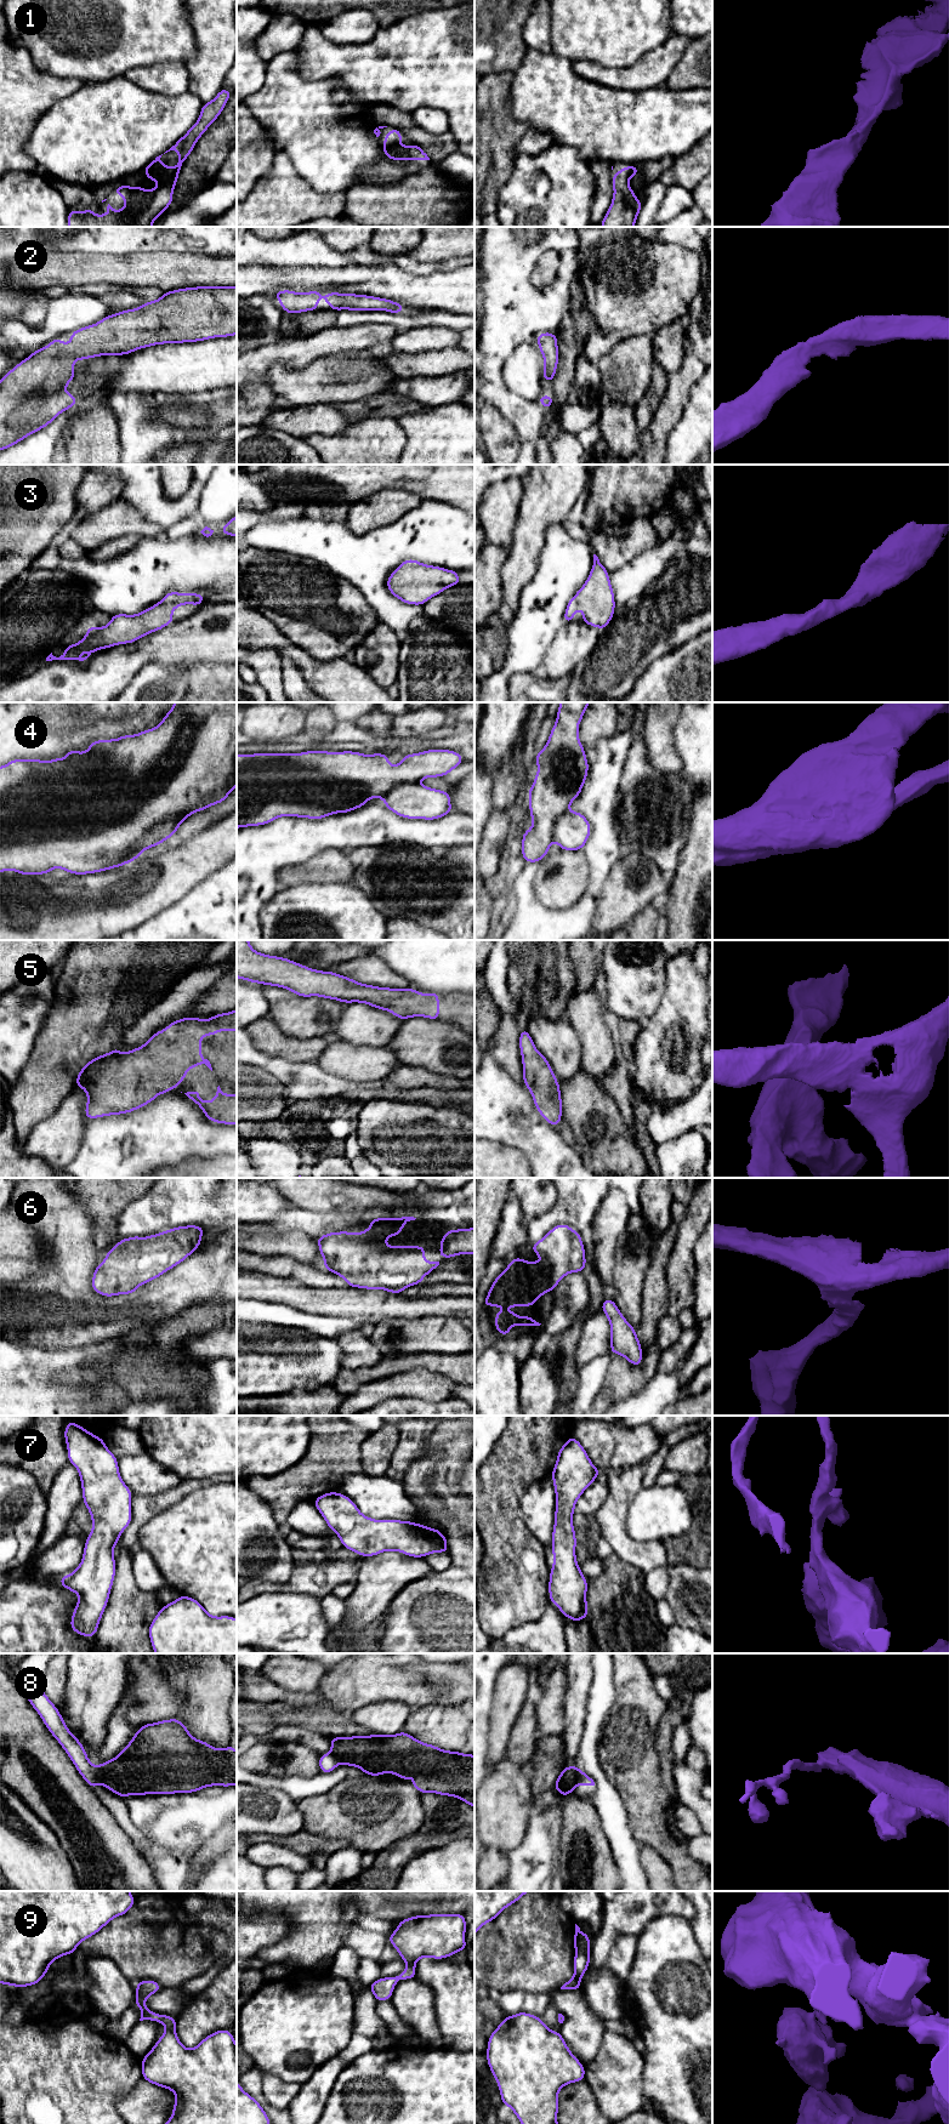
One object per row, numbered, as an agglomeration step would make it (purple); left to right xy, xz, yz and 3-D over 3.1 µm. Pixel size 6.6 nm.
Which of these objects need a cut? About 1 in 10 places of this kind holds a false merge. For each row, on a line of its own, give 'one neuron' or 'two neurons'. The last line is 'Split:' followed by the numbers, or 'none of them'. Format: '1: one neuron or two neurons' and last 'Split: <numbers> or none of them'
1: one neuron
2: one neuron
3: one neuron
4: two neurons
5: one neuron
6: one neuron
7: one neuron
8: two neurons
9: one neuron
Split: 4, 8

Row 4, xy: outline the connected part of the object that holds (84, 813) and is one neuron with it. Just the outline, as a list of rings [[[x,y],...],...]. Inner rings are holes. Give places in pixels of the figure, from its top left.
[[[175,702],[163,721],[153,729],[135,735],[121,735],[117,740],[95,740],[85,752],[70,748],[64,758],[52,761],[12,759],[0,767],[0,873],[16,871],[18,875],[45,875],[63,869],[73,875],[89,875],[120,867],[138,859],[132,848],[157,824],[169,818],[195,813],[200,805],[220,804],[231,795],[231,779],[237,771],[237,702]]]

